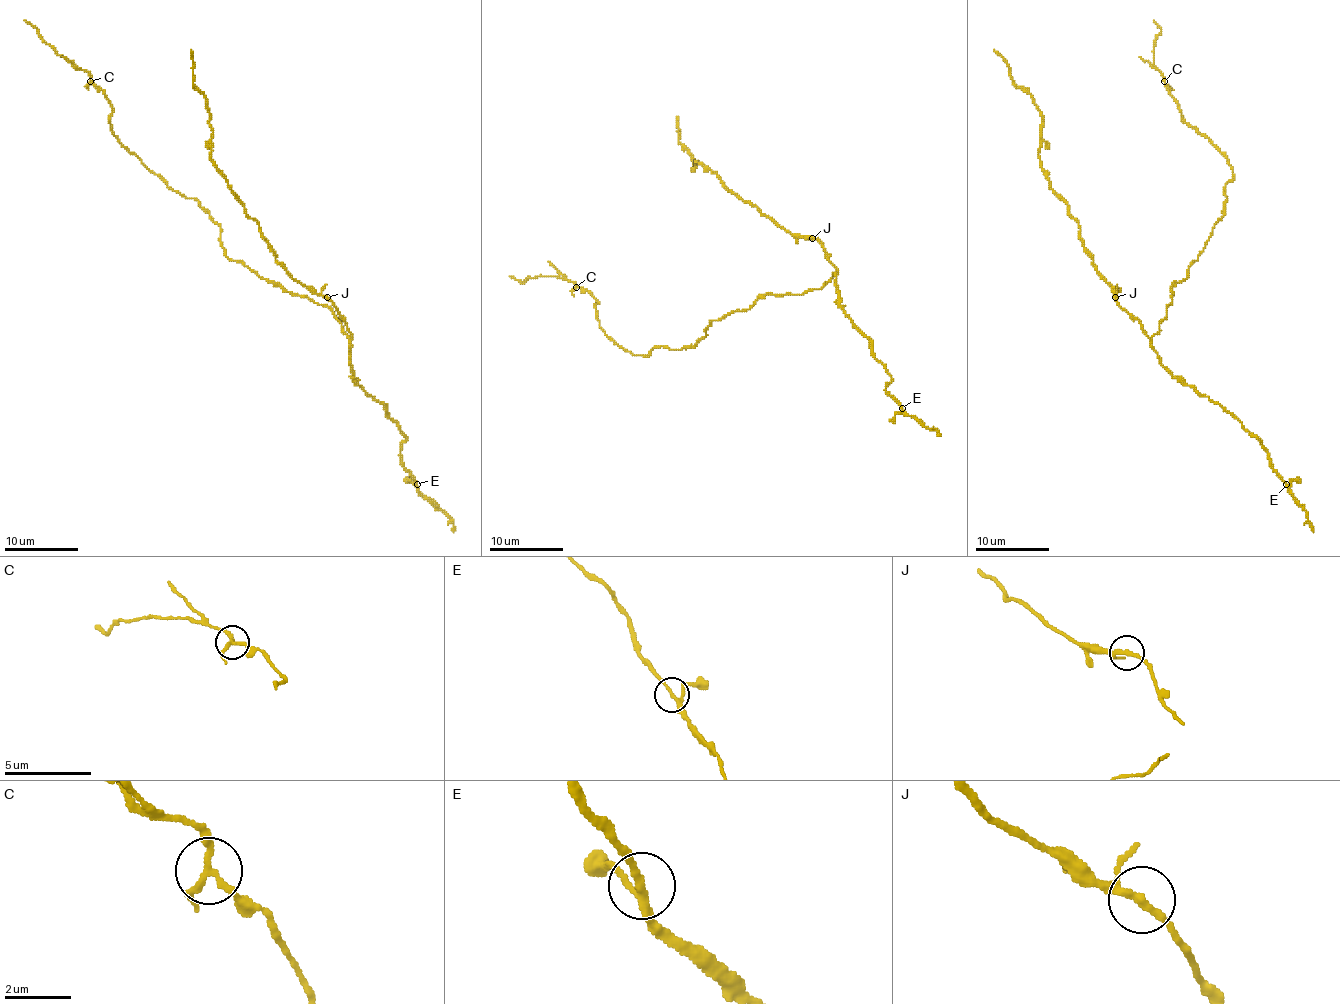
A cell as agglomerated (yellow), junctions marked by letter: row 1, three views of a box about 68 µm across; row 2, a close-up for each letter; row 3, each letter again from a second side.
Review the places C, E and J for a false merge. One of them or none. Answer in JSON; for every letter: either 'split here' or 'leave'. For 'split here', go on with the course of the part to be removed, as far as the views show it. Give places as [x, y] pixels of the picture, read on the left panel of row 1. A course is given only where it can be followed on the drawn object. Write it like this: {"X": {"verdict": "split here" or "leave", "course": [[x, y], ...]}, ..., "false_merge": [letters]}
{"C": {"verdict": "split here", "course": [[90, 81], [86, 71], [72, 64], [24, 20]]}, "E": {"verdict": "leave"}, "J": {"verdict": "leave"}, "false_merge": ["C"]}

